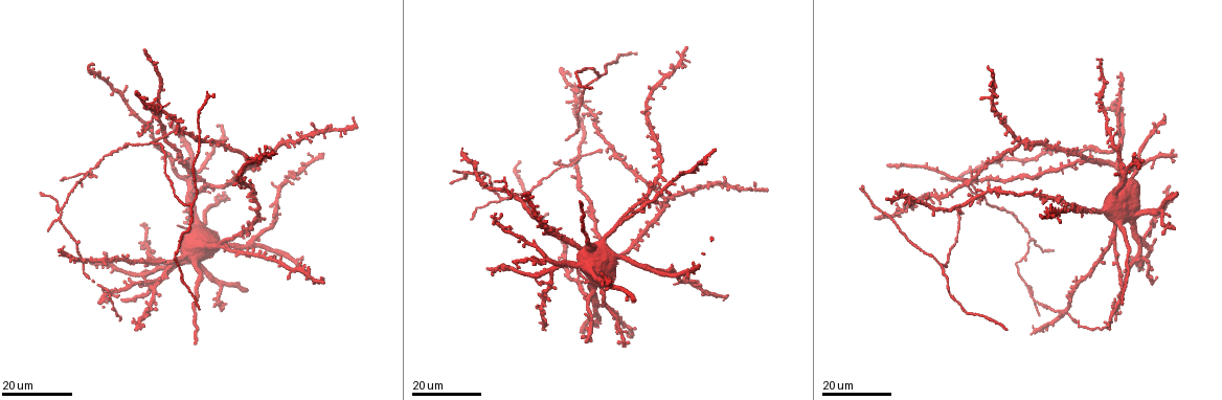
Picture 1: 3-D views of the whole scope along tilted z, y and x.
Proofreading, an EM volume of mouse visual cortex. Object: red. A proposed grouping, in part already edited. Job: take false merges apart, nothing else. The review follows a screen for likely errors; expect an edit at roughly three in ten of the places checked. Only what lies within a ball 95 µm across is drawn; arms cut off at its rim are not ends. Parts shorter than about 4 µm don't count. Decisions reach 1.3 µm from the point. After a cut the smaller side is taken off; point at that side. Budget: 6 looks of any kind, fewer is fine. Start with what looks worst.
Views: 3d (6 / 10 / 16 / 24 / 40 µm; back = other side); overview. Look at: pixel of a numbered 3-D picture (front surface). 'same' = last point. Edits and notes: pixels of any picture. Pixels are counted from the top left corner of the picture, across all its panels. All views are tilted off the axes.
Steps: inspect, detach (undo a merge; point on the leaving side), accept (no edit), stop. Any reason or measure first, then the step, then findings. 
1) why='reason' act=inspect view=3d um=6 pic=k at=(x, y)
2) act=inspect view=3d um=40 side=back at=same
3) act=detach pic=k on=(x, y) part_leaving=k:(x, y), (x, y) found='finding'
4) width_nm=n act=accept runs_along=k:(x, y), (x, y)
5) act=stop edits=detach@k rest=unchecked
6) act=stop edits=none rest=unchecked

why='three arms meet' act=inspect view=3d um=16 pic=1 at=(941, 268)

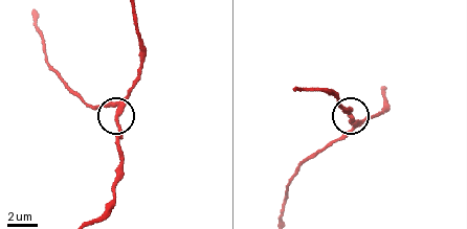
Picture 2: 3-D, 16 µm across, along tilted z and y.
why='closer look' act=inspect view=3d um=6 pic=2 at=(355, 122)

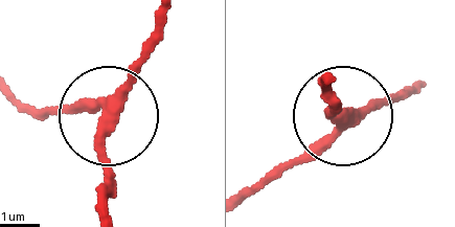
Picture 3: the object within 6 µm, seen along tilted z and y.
side_arm_um=36 act=accept runs_along=3:(10, 93), (49, 110), (109, 110), (165, 22) found='all the same neuron'

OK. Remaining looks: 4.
why='looks like a crossing' act=inspect view=3d um=16 pic=1 at=(481, 181)

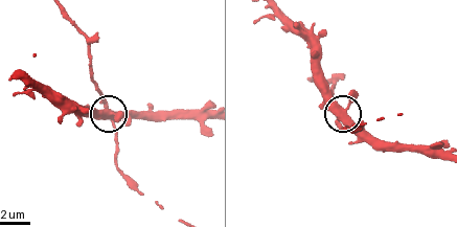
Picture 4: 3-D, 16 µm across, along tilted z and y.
act=inspect view=3d um=6 pic=4 at=(343, 117)

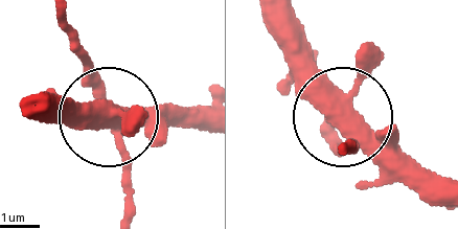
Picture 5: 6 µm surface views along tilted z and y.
act=inspect view=3d um=6 side=back pic=5 at=(343, 124)

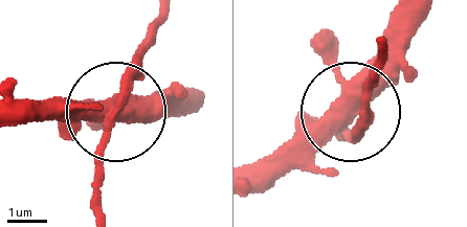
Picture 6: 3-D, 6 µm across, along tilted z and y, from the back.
side_arm_um=14 act=accept found='continuous, no second neuron'

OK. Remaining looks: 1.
act=stop edits=none rest=unchecked

